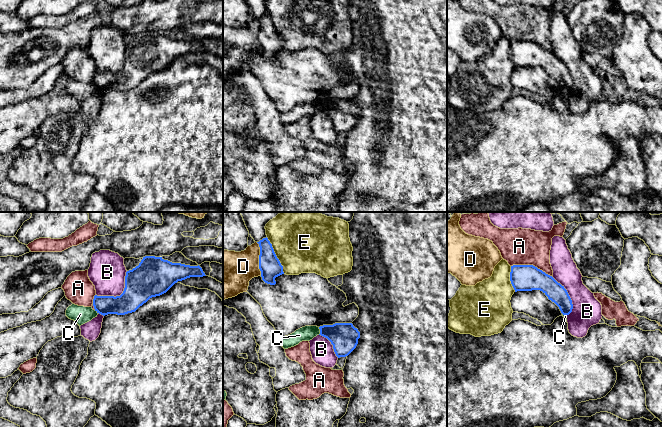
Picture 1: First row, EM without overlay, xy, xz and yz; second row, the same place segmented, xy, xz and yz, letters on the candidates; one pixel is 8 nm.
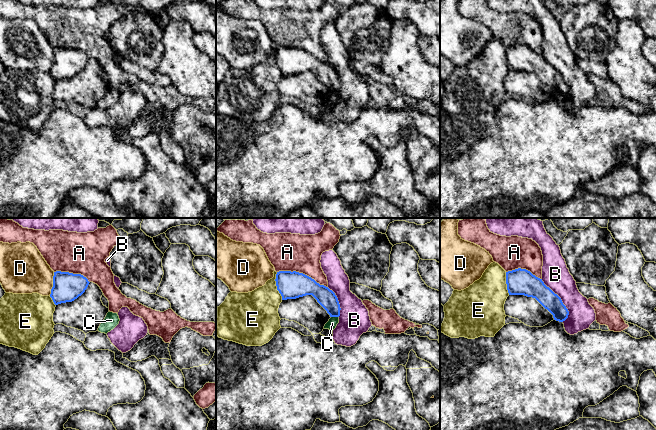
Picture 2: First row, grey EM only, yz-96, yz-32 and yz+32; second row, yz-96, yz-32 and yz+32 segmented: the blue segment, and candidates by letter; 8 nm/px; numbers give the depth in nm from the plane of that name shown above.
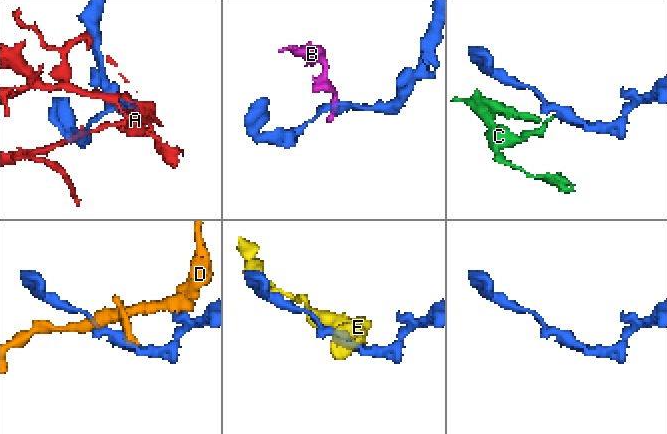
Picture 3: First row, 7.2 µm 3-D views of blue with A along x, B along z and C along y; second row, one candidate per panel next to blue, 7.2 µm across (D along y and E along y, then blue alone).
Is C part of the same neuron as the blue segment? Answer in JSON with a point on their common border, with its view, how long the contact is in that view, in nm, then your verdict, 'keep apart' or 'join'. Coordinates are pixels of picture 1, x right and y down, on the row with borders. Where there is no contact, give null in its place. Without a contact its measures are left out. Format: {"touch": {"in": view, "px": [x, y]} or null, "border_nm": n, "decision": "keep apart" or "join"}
{"touch": {"in": "xz", "px": [320, 331]}, "border_nm": 60, "decision": "keep apart"}

